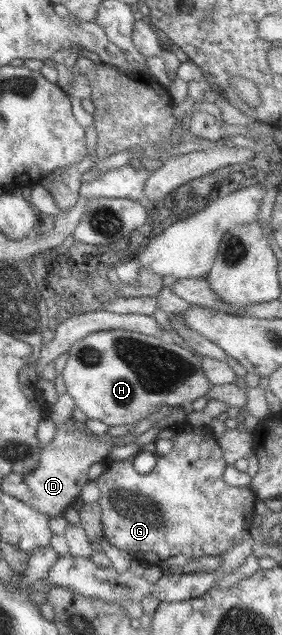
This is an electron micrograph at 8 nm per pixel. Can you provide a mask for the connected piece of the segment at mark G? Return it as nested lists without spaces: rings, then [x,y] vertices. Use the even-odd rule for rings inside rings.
[[[186,420],[172,423],[166,429],[160,429],[154,439],[141,446],[139,451],[149,451],[155,456],[155,465],[148,473],[136,472],[132,467],[132,458],[128,458],[113,461],[92,481],[100,489],[97,502],[100,505],[102,536],[106,543],[125,551],[144,565],[156,564],[175,555],[184,555],[188,559],[205,555],[213,558],[222,554],[229,548],[230,541],[240,538],[240,533],[254,524],[256,497],[248,487],[230,487],[222,481],[227,465],[208,425],[195,426]],[[159,438],[169,438],[172,442],[170,451],[164,455],[155,450]]]

